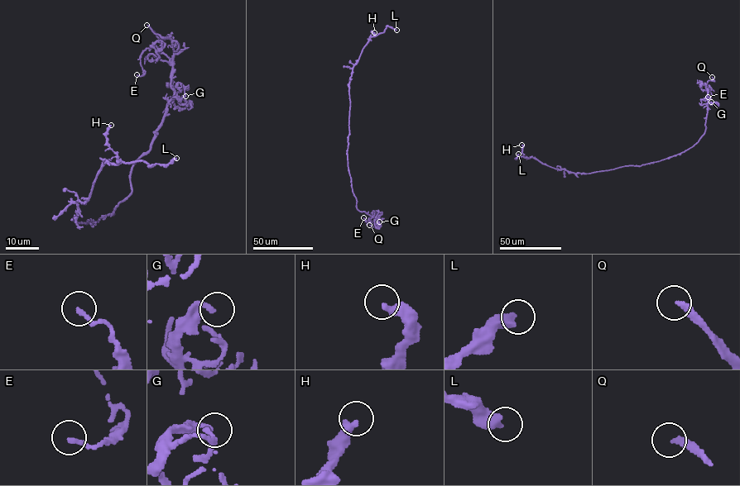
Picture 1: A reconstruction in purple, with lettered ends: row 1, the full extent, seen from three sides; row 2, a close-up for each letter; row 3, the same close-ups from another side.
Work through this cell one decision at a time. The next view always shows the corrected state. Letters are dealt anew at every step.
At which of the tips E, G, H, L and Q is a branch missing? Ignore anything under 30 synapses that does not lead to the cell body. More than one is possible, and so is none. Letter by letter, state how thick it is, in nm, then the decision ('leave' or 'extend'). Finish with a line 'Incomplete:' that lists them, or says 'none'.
E: calibre 170 nm; leave
G: calibre 180 nm; leave
H: calibre 340 nm; leave
L: calibre 480 nm; extend
Q: calibre 240 nm; extend
Incomplete: L, Q

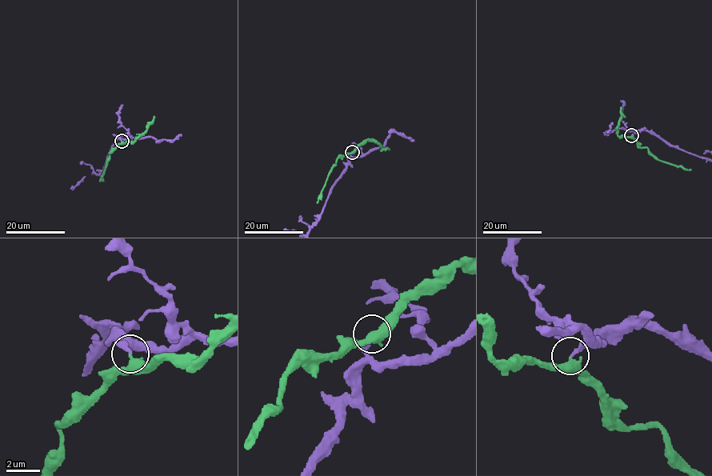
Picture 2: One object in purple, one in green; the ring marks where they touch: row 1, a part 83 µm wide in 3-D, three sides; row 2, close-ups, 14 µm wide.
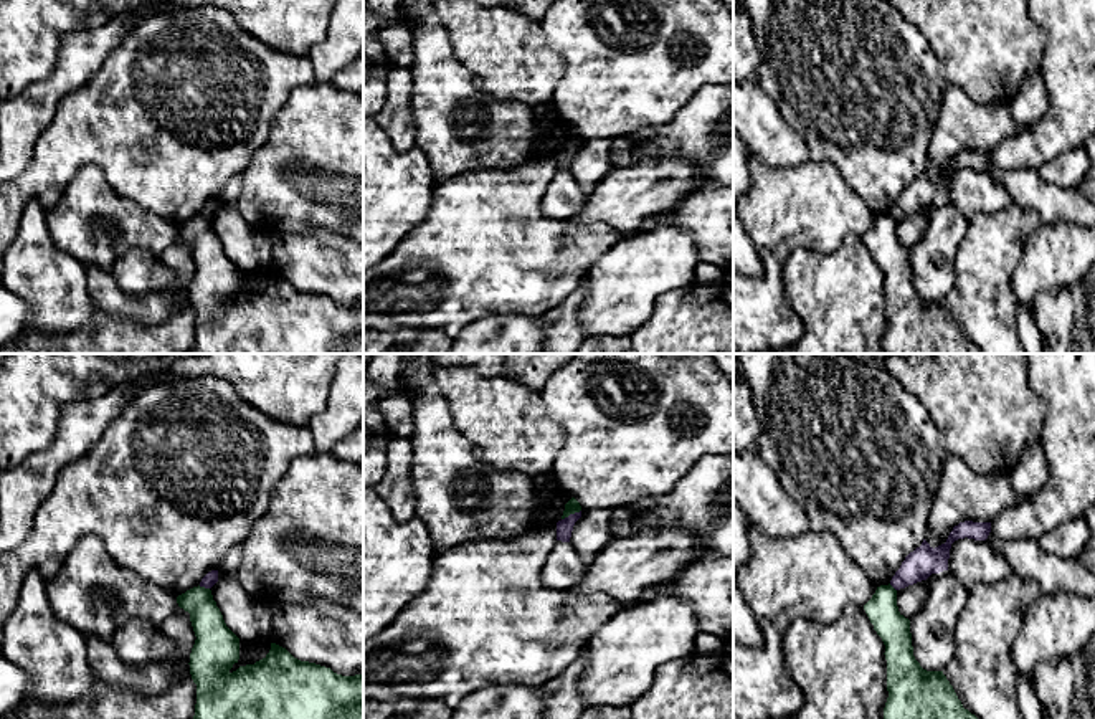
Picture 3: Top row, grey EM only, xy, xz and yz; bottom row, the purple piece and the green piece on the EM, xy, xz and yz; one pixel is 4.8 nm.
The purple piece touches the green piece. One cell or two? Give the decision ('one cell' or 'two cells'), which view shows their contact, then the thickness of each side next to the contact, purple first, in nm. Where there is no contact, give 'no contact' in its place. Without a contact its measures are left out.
two cells; contact in xz; calibres 80 and 70 nm

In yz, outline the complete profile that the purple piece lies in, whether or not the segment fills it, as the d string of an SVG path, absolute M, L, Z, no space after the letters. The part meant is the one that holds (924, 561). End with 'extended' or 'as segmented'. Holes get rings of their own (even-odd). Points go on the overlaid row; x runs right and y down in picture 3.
M965 521L953 527L945 544L931 547L925 539L920 547L910 552L890 580L895 590L927 580L931 574L948 570L951 544L958 539L986 540L991 522Z | as segmented

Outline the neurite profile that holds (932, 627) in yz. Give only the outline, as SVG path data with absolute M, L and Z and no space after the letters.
M948 570L928 582L922 607L908 618L913 656L927 671L943 671L953 656L955 626L969 590Z

